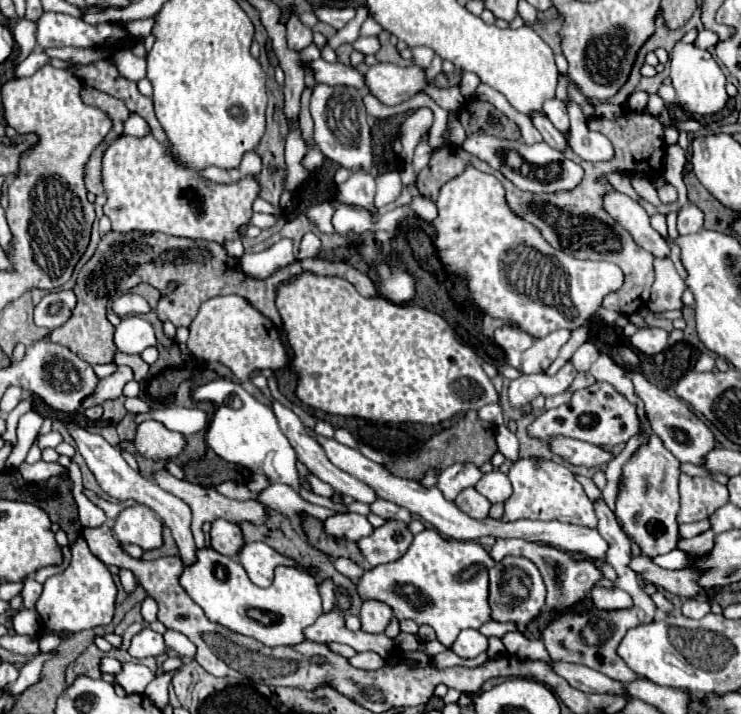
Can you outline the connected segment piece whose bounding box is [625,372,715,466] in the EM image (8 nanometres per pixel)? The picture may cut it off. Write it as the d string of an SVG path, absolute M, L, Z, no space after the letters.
M625 372L625 376L631 378L637 398L643 400L643 404L645 404L645 412L647 412L647 418L651 420L653 434L661 436L661 440L665 442L665 448L679 462L691 462L691 464L701 466L705 456L707 456L707 452L711 452L715 448L715 438L713 438L711 430L695 416L681 399L658 388L655 384L649 382L643 374L639 374L639 372Z

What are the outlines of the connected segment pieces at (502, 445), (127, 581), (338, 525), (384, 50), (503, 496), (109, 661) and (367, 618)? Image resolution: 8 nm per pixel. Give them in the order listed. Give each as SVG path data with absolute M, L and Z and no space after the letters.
M499 426L497 428L497 446L499 446L499 452L503 452L503 456L511 462L517 460L517 452L519 452L519 442L517 442L517 436L507 428L507 426Z
M119 568L119 578L121 578L121 584L123 584L123 588L125 588L127 592L133 592L133 590L135 590L137 580L135 580L135 576L133 576L133 572L131 572L131 570Z
M337 514L325 520L325 532L335 538L347 538L347 540L361 540L369 534L373 534L373 526L367 520L367 516L361 514Z
M383 30L383 32L377 36L379 42L381 42L381 48L379 48L379 52L375 54L375 58L377 58L379 62L393 62L393 64L397 64L397 66L407 66L407 60L403 60L403 58L399 56L397 48L391 46L389 36L391 36L391 34L389 34L387 30Z
M491 470L489 474L485 474L477 486L475 486L491 504L499 504L505 502L511 494L513 494L513 486L507 478L507 474L503 474L501 470Z
M105 656L101 660L101 666L99 668L101 668L103 674L117 674L121 670L121 662L115 660L115 658L111 658L111 656Z
M365 600L363 608L361 608L361 630L365 632L381 632L385 630L385 626L389 624L393 612L389 610L389 606L385 606L385 602L377 602L377 600Z

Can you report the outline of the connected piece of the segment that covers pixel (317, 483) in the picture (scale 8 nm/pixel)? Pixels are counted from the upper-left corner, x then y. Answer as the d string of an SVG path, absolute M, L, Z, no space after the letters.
M311 472L305 476L305 480L307 480L307 484L309 484L309 488L315 492L315 494L319 494L319 496L331 496L335 490L329 486L329 484L325 484L325 482L321 482L317 476L313 476Z

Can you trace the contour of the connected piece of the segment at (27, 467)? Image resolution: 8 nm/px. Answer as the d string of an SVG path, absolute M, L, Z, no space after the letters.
M23 462L21 466L19 466L19 472L21 472L21 476L27 480L27 482L43 482L43 480L47 480L47 478L51 478L51 476L59 476L59 472L61 472L63 468L57 464L57 462L53 462L53 464L49 464L49 462L37 462L37 464L27 464L27 462Z

